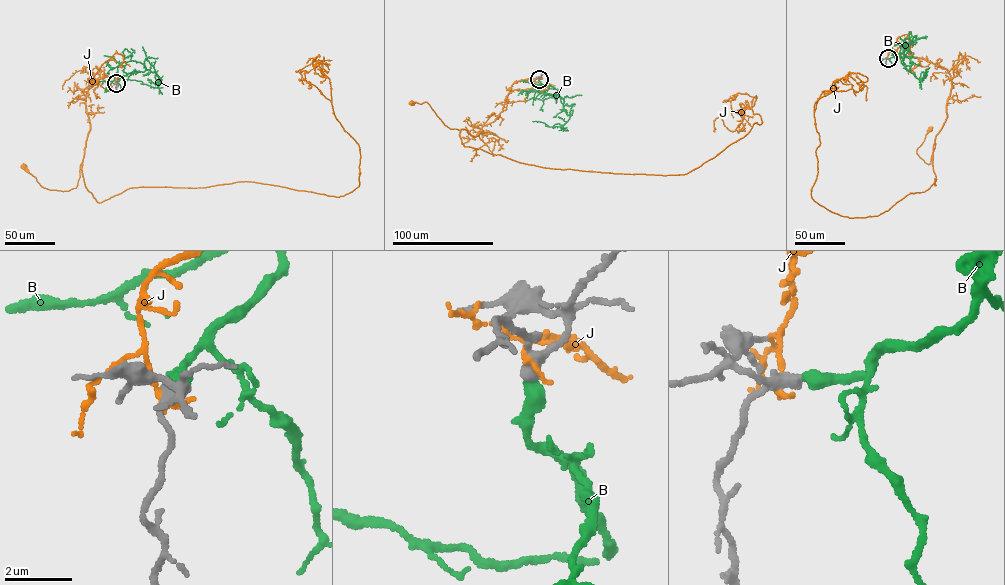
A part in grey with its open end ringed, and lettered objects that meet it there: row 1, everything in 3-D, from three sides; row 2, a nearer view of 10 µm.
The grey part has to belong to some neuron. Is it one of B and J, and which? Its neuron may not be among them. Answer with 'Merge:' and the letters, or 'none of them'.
Merge: B

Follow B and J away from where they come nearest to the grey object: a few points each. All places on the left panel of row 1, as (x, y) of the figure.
B: (116, 83), (129, 73), (147, 69), (155, 72), (160, 81), (157, 88), (125, 79)
J: (116, 83), (117, 76), (103, 77), (84, 90), (90, 131), (76, 187), (50, 190), (23, 166)

